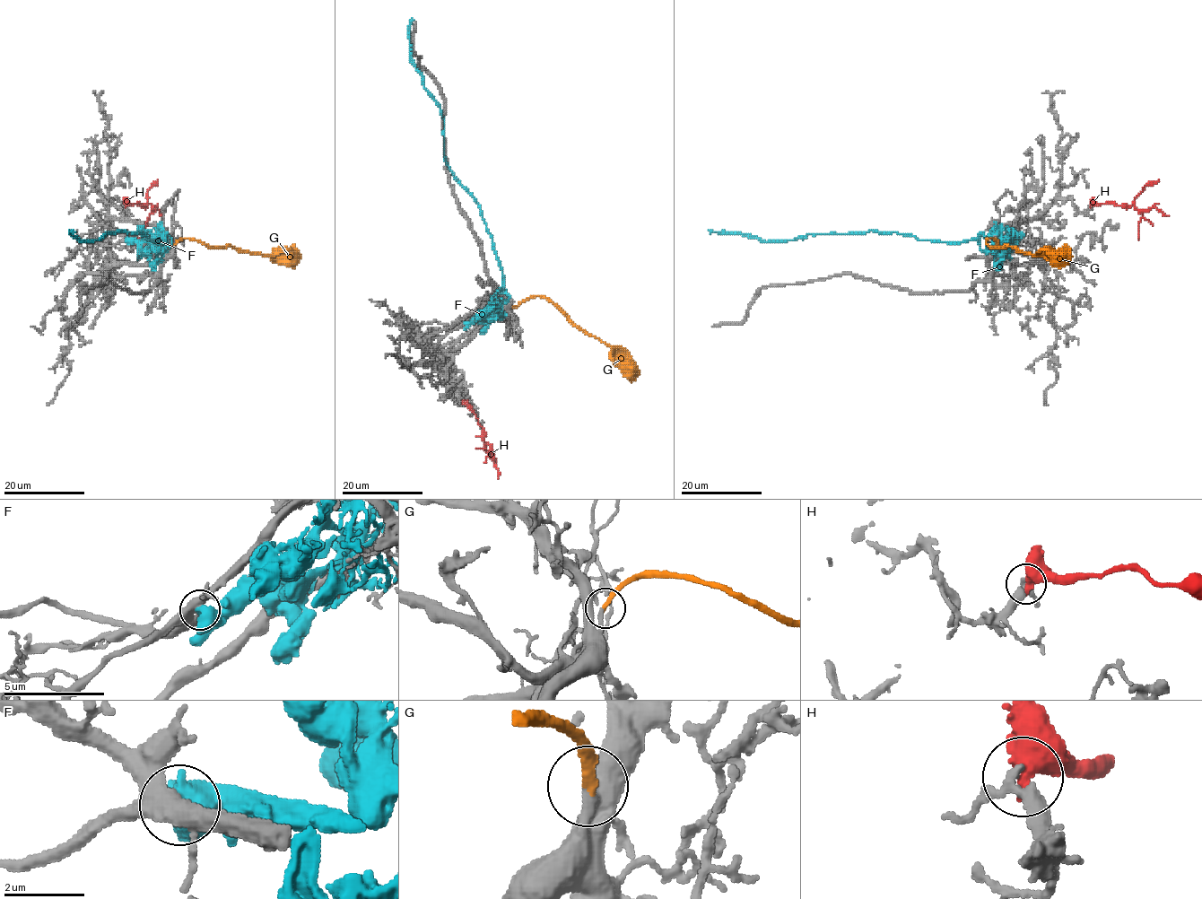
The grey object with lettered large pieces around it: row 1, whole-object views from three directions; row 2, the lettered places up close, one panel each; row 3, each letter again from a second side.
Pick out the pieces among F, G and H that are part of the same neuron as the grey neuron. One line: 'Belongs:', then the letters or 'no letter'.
Belongs: G

